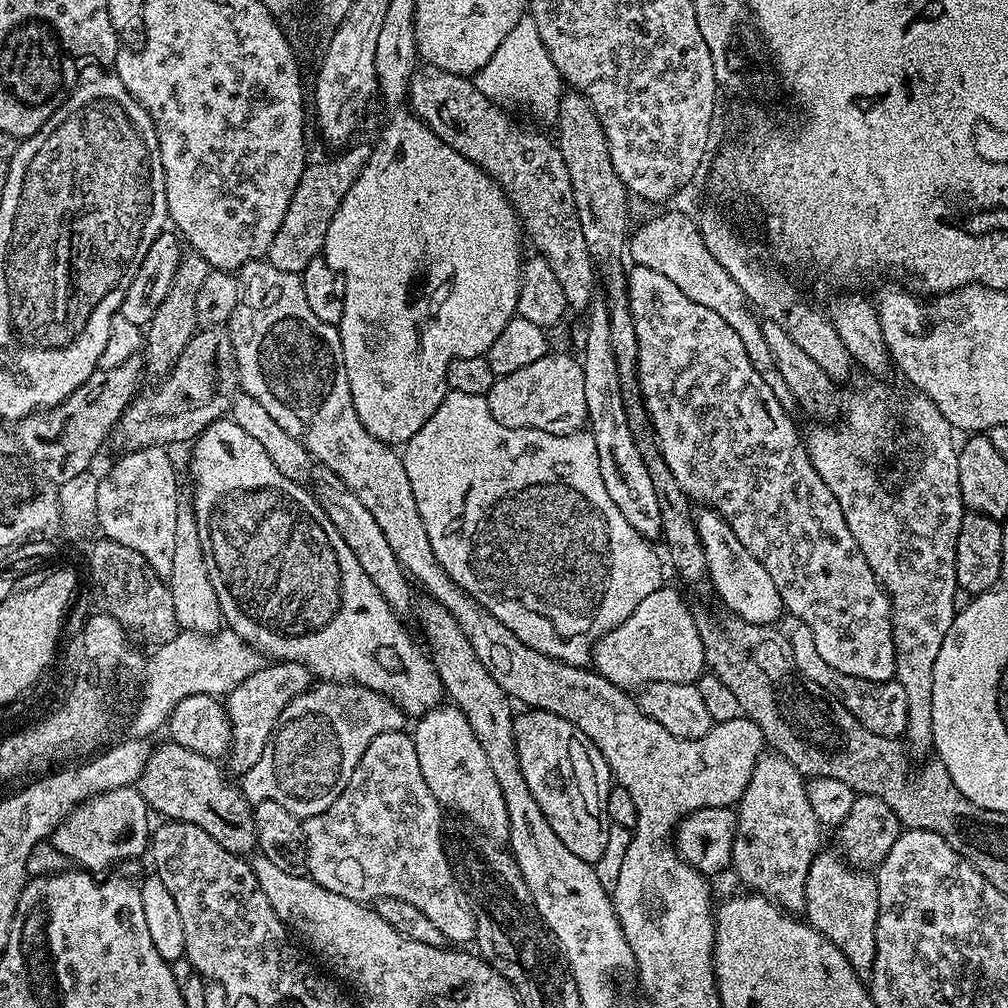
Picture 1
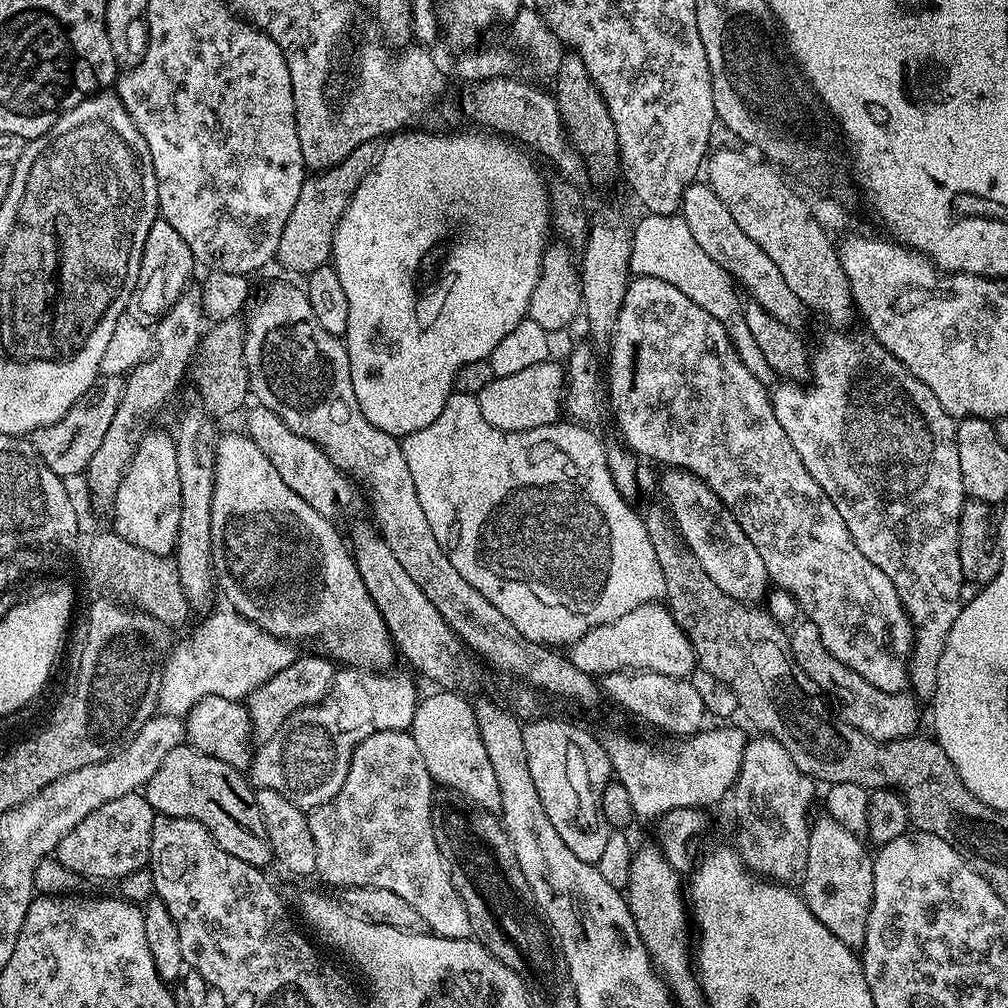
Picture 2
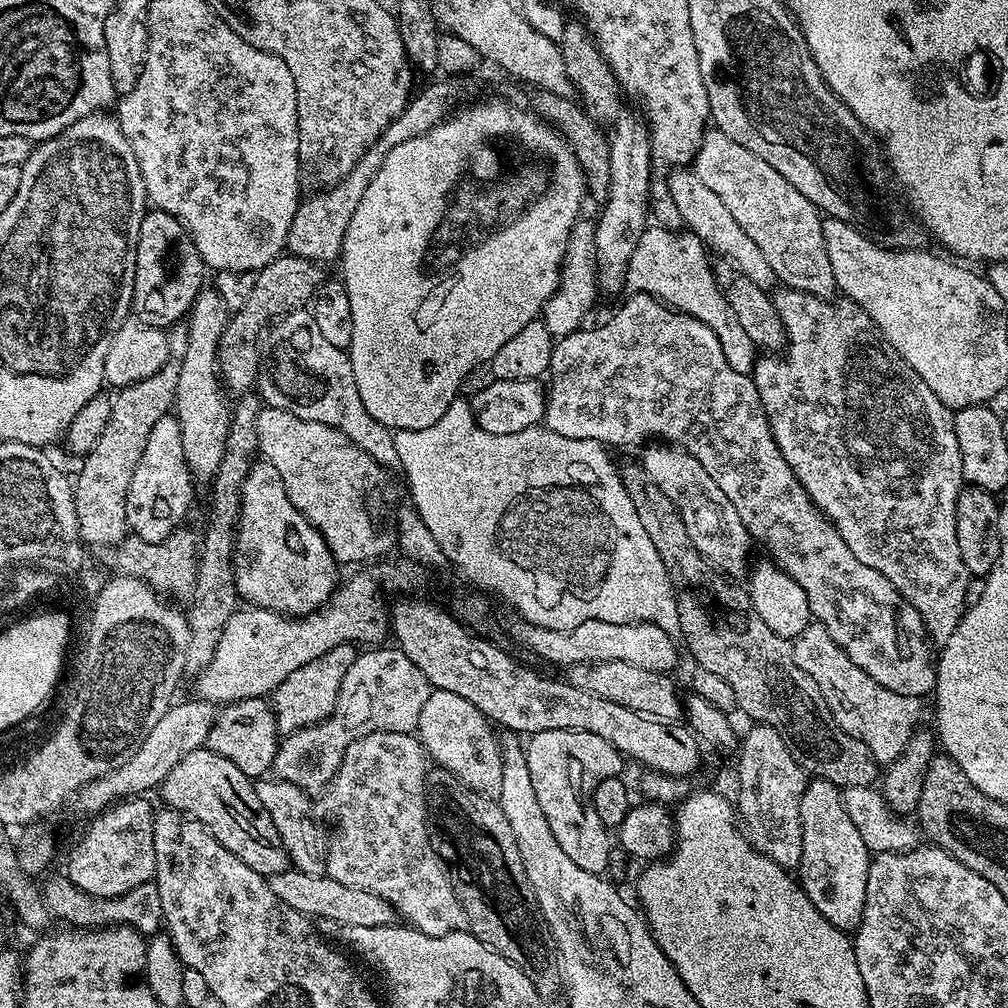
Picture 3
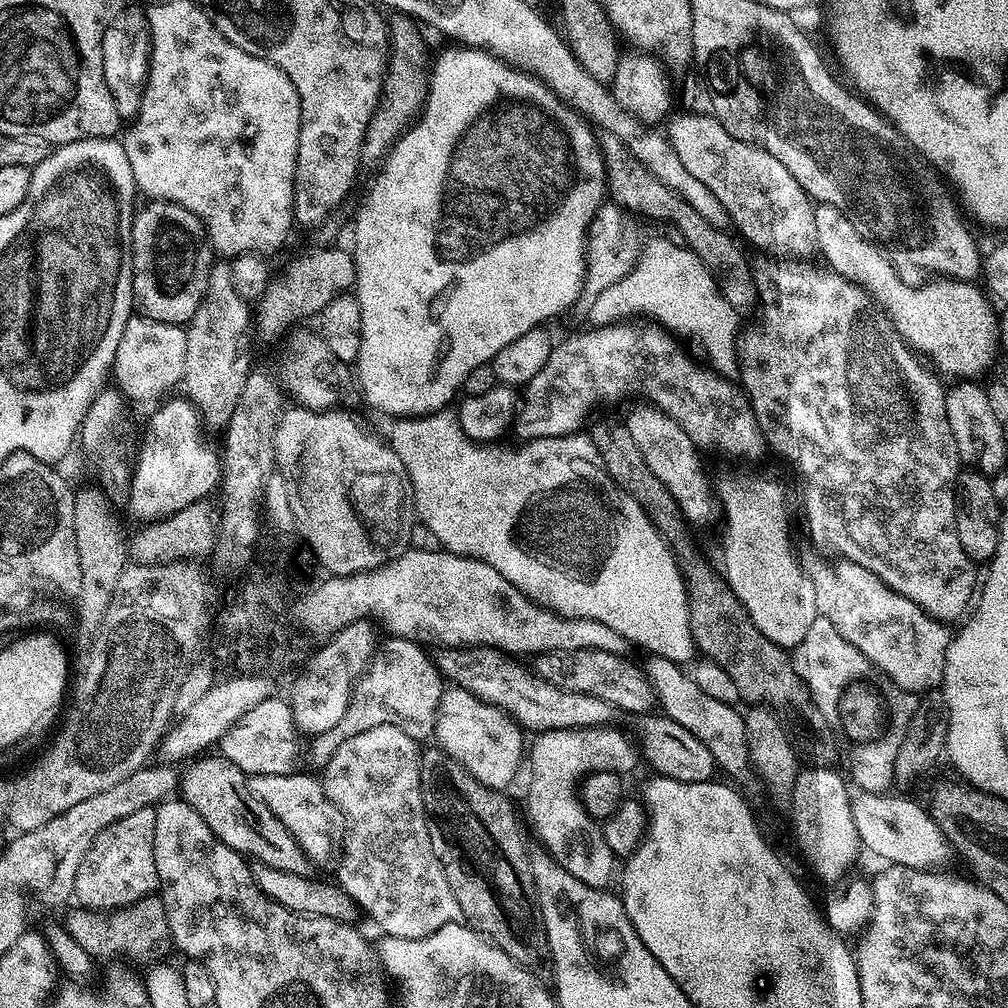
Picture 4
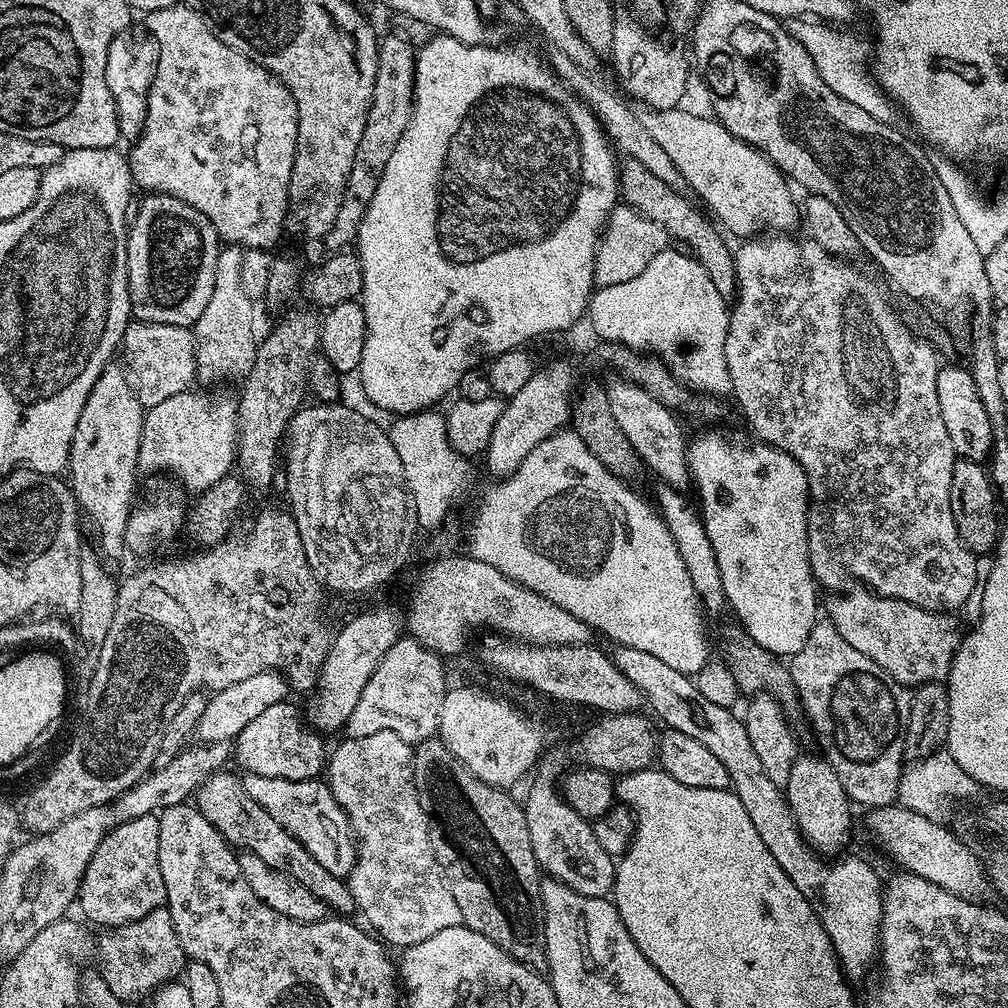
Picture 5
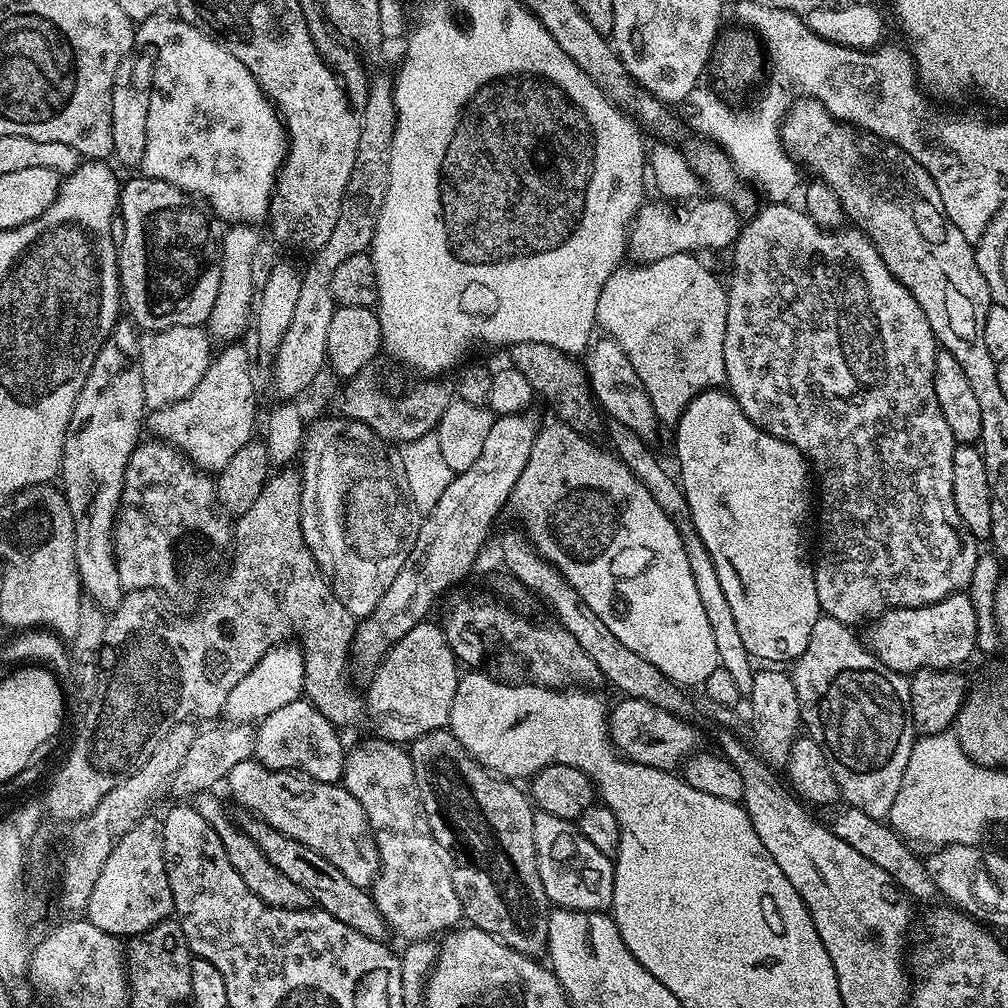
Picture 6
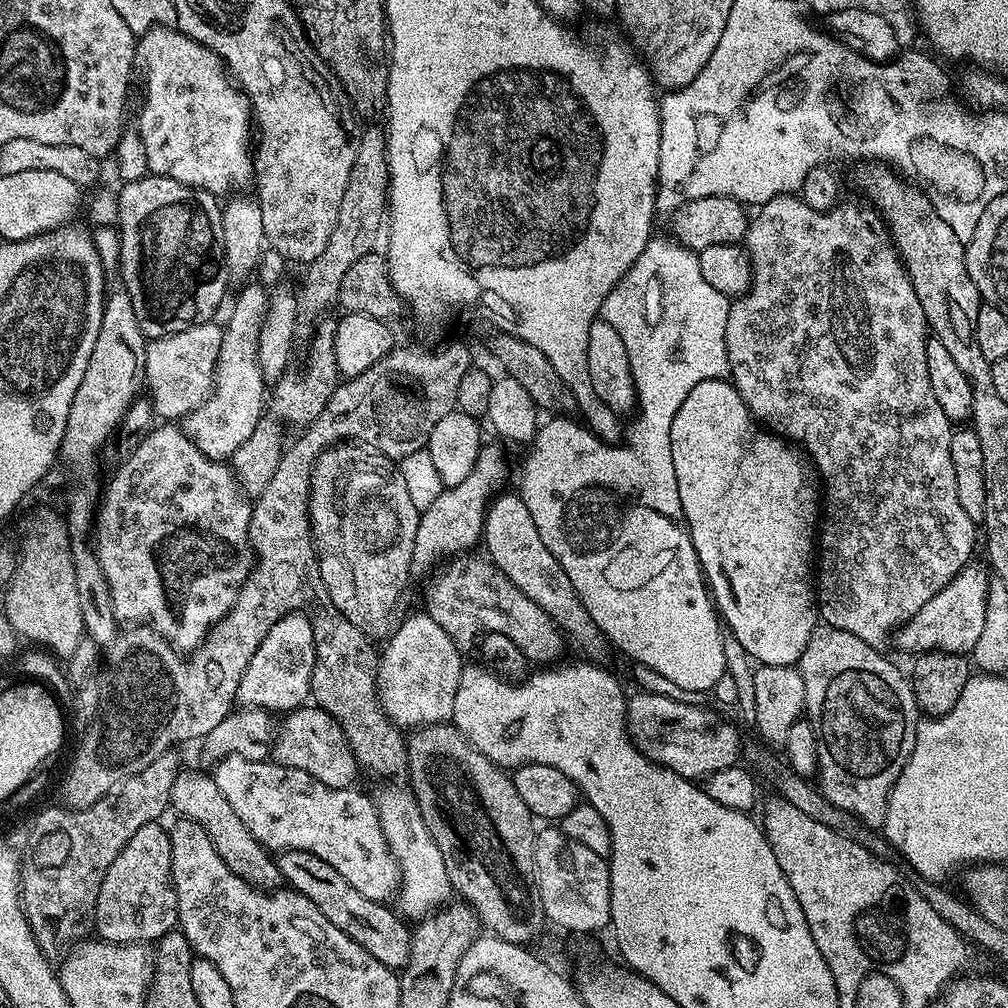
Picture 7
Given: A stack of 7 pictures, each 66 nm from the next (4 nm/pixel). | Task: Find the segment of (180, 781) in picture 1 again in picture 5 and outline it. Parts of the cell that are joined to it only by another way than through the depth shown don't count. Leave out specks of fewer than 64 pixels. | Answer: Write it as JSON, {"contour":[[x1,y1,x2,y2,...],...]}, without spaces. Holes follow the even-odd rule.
{"contour":[[228,771,213,772,196,789,194,804,200,809,200,813,224,835,229,844,237,849,258,854,258,858,262,858,266,866,274,866,274,870,282,870,282,874,290,874,294,882,302,882,302,886,314,890,314,894,318,894,327,902,329,909,338,910,340,912,337,913,340,914,353,911,352,895,347,883,341,877,330,874,330,870,326,870,322,862,315,860,310,850,302,846,302,842,294,839,285,828,278,826,278,822,274,822,274,818,270,818,270,814,266,814,266,810,262,810,262,806,258,806,258,802,250,798,250,794,246,794,243,779]]}

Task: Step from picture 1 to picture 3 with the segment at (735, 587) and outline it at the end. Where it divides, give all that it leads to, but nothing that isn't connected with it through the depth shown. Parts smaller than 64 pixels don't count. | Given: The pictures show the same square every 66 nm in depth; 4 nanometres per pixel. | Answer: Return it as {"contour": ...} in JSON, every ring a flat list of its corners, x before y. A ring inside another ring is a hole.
{"contour":[[652,442,644,450,642,463,646,474,650,474,650,479,658,486,658,490,662,490,662,494,666,494,670,502,674,502,678,514,682,514,682,522,698,554,724,577,747,577,750,572,748,551,754,548,754,541,748,535,746,526,742,526,742,518,738,518,734,502,730,502,730,498,726,498,726,494,718,490,718,482,714,482,714,478,706,474,706,466,702,466,698,458,694,458,683,448,677,448,675,444]]}

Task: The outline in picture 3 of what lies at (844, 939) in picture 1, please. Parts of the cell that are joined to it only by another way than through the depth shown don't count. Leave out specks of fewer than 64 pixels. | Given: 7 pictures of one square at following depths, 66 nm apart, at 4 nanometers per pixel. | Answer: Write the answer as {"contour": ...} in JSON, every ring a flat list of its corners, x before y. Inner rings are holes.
{"contour":[[809,779,802,794,802,858,798,869,800,887,814,902,818,914,835,928,851,933,860,925,866,902,866,878,870,853,862,834,844,809,841,789,828,780]]}

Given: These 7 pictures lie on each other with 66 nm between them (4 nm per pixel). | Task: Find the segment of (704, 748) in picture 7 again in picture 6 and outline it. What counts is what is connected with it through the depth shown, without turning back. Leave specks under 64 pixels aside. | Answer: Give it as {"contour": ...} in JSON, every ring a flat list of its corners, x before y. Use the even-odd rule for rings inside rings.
{"contour":[[620,698,616,705,611,705,608,714,608,737,625,760,633,760,642,766,676,770,701,747,695,726,688,722,685,717,675,716,645,700]]}

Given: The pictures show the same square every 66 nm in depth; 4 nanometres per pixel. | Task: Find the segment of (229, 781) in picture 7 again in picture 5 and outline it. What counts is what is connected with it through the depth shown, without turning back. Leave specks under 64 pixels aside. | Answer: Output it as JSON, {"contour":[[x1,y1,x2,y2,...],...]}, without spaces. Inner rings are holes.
{"contour":[[247,773,243,777,246,786,246,794,278,822,278,826,285,828,290,835,330,874,341,878,347,877,356,864,356,842,352,825,349,823,348,815,344,812,344,807,334,798,334,794,328,789,327,783,323,779,314,780,287,780,279,776,278,778,266,778,262,774]]}

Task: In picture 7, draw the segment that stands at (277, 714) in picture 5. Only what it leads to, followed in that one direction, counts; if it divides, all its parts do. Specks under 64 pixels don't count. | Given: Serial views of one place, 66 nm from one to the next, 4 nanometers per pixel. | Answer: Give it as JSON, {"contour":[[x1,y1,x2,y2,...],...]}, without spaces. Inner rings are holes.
{"contour":[[301,706,292,709,281,720,284,721,281,724,279,721,270,753,275,763,294,770,306,770,306,774,318,778,318,782,326,786,351,788,357,783,356,755,350,750,346,734,342,734,342,726,338,726,334,717,315,706]]}

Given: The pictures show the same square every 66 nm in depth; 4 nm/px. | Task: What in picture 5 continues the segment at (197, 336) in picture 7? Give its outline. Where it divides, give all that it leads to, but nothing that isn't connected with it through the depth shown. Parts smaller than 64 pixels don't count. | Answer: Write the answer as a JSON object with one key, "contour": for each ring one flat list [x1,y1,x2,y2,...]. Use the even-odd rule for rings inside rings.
{"contour":[[133,318,124,331,122,356,123,352,132,389,145,409,174,398,174,394,189,391,188,383,196,380,196,338,192,328]]}

